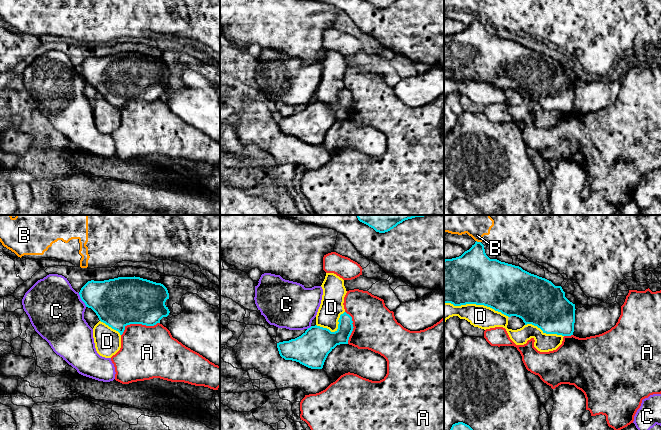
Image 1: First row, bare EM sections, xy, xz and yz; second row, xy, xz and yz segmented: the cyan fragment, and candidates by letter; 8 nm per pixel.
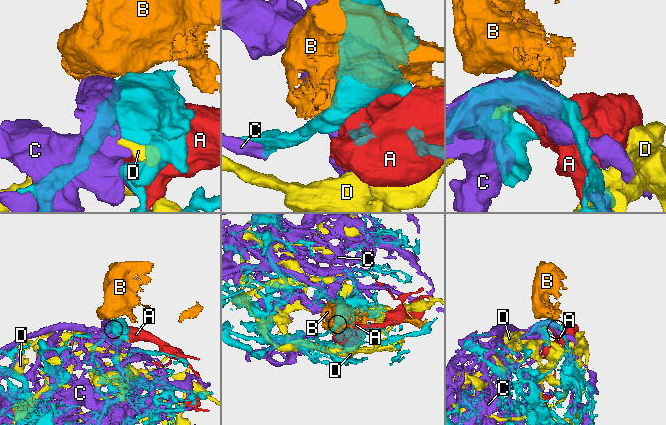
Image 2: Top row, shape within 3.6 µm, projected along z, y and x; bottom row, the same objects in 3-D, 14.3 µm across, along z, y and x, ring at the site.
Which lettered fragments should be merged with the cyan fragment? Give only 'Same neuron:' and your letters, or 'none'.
Same neuron: none

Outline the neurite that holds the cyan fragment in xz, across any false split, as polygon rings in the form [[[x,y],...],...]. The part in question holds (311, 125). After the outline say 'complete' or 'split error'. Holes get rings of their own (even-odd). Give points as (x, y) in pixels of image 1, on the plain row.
[[[344,88],[338,96],[338,105],[331,108],[327,104],[311,102],[301,112],[277,119],[279,130],[285,136],[292,136],[311,145],[322,145],[328,130],[340,120],[348,120],[349,113],[353,107],[352,93]]]; complete

